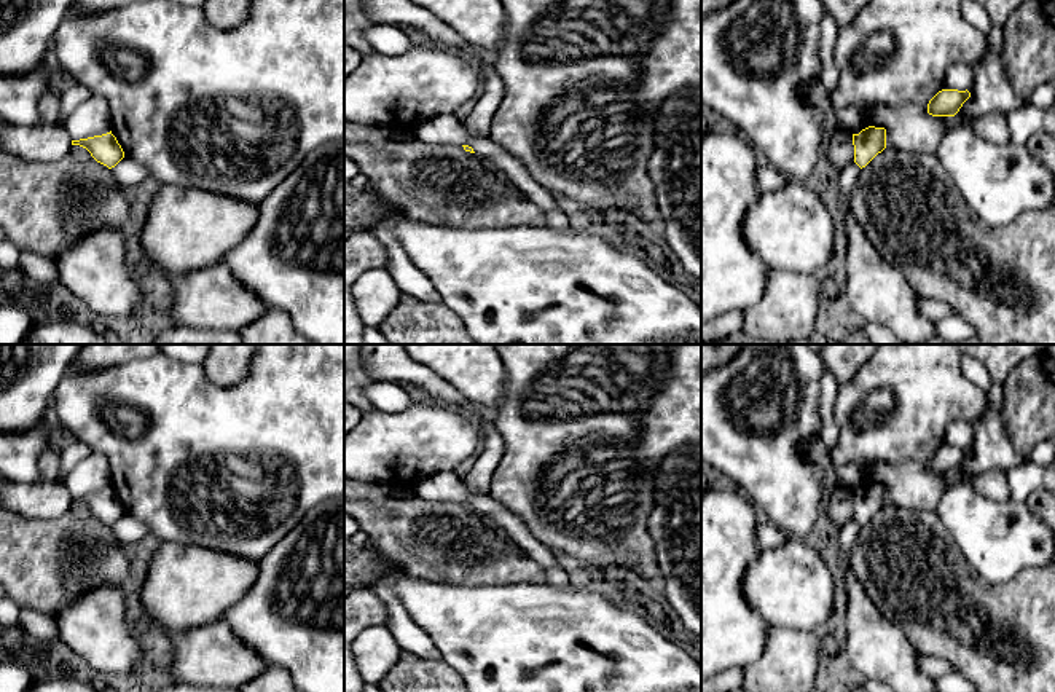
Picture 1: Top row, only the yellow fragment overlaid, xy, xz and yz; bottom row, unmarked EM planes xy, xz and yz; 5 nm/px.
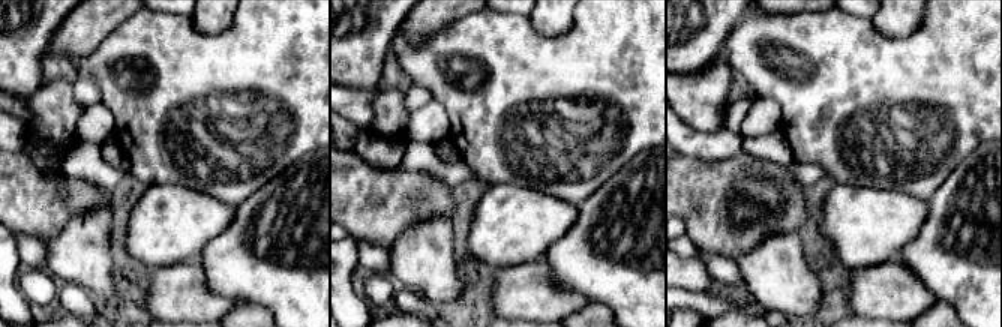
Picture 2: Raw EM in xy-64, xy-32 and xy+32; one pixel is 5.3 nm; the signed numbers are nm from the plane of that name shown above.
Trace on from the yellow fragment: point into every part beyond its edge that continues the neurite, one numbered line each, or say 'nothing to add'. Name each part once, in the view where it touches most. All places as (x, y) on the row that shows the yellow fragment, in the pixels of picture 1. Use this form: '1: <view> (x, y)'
nothing to add

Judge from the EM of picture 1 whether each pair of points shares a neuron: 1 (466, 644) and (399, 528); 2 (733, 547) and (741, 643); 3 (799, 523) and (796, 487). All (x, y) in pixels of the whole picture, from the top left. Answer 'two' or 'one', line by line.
1: two
2: one
3: one

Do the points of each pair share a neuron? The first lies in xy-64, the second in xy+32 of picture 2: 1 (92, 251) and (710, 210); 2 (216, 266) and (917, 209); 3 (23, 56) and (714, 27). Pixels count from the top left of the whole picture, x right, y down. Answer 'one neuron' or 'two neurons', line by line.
1: two neurons
2: two neurons
3: one neuron

